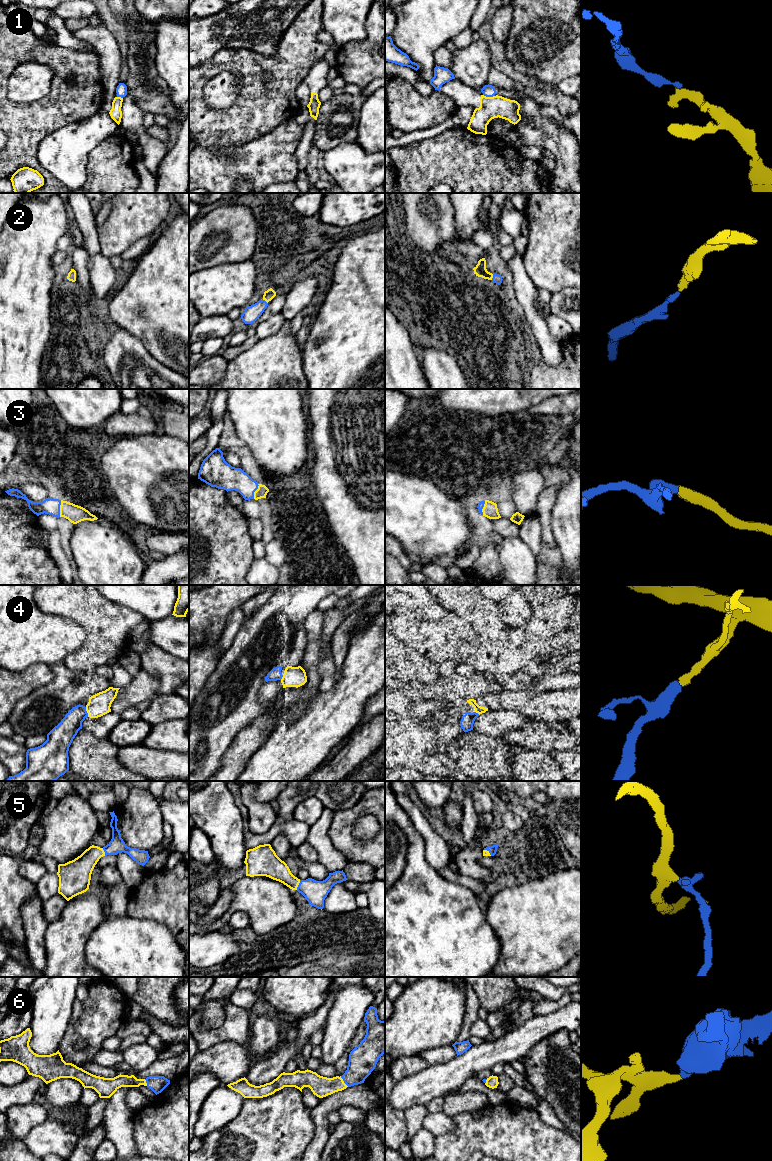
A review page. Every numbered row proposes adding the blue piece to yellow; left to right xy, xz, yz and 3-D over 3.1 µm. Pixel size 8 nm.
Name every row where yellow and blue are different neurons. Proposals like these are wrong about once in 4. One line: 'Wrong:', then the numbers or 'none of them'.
Wrong: 1

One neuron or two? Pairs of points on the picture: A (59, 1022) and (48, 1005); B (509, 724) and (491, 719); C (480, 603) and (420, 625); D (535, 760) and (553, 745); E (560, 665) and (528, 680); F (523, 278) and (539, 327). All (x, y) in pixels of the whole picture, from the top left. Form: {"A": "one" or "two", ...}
{"A": "one", "B": "one", "C": "one", "D": "two", "E": "two", "F": "one"}

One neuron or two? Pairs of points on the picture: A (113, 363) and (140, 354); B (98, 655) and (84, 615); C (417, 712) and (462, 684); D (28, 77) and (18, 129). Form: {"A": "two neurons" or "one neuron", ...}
{"A": "one neuron", "B": "one neuron", "C": "one neuron", "D": "two neurons"}

